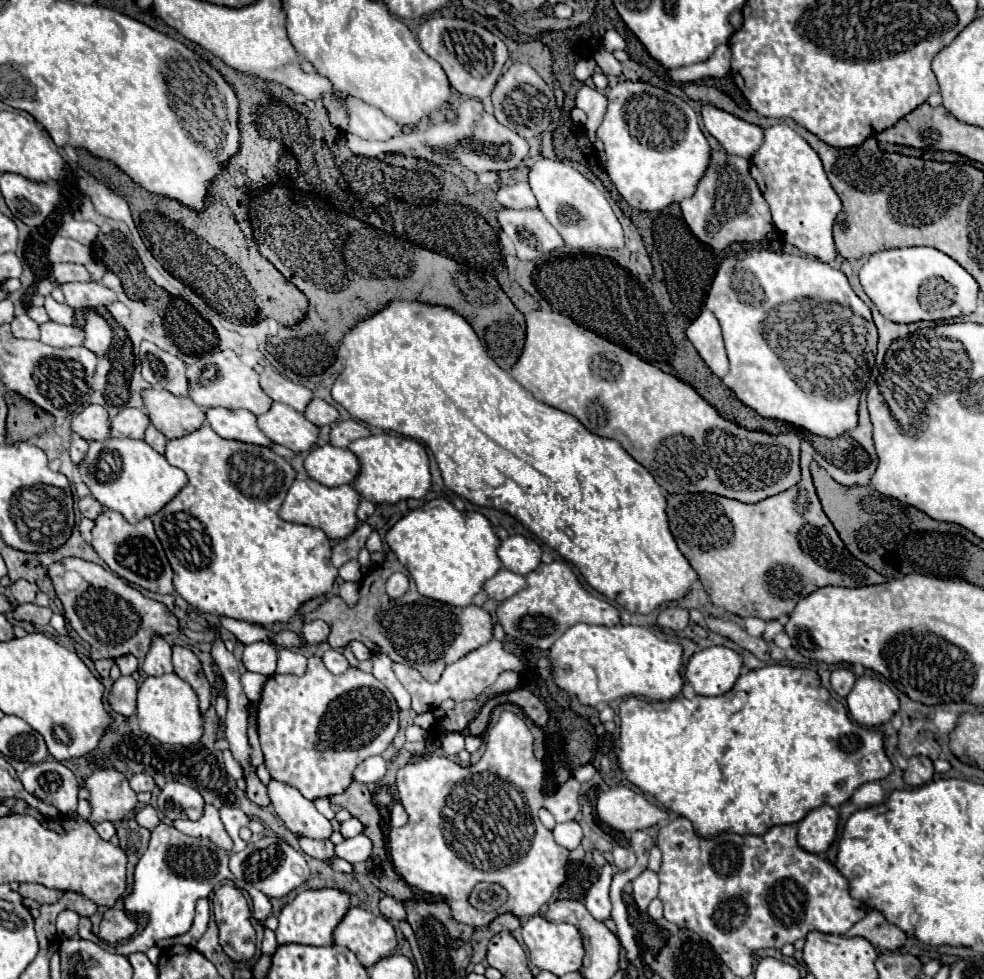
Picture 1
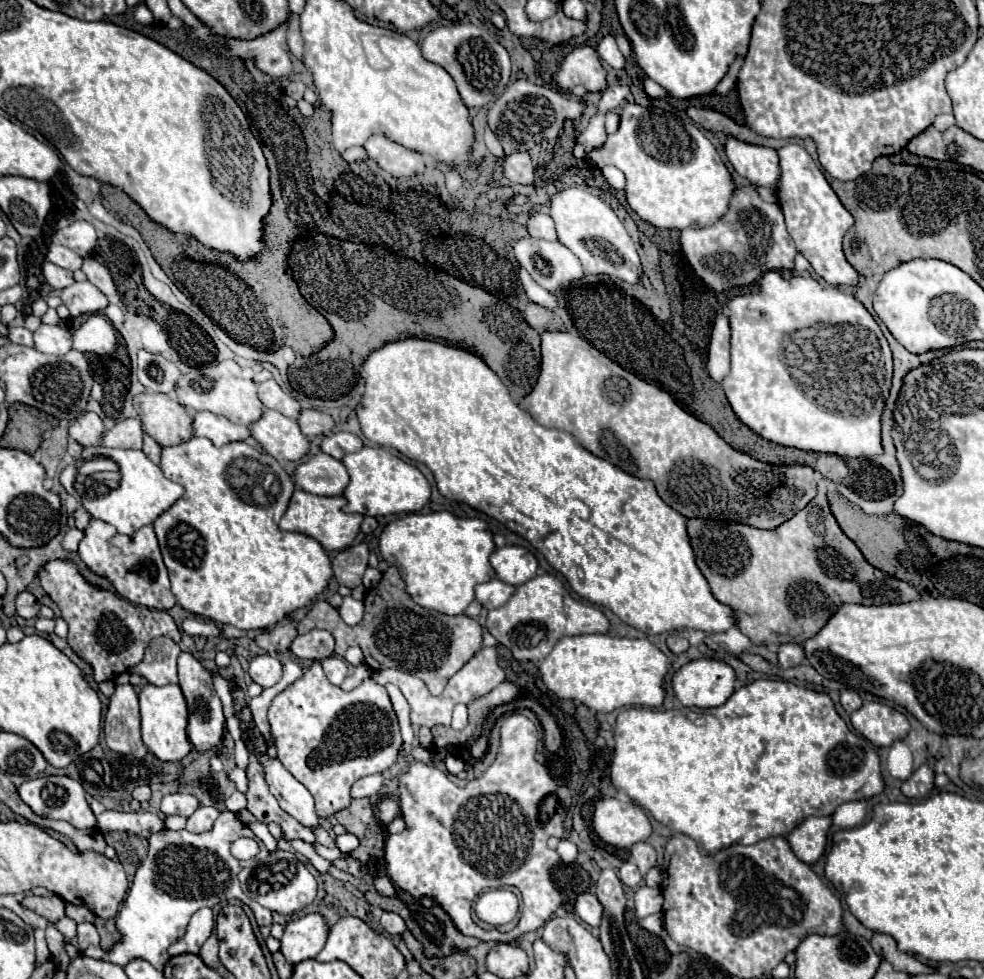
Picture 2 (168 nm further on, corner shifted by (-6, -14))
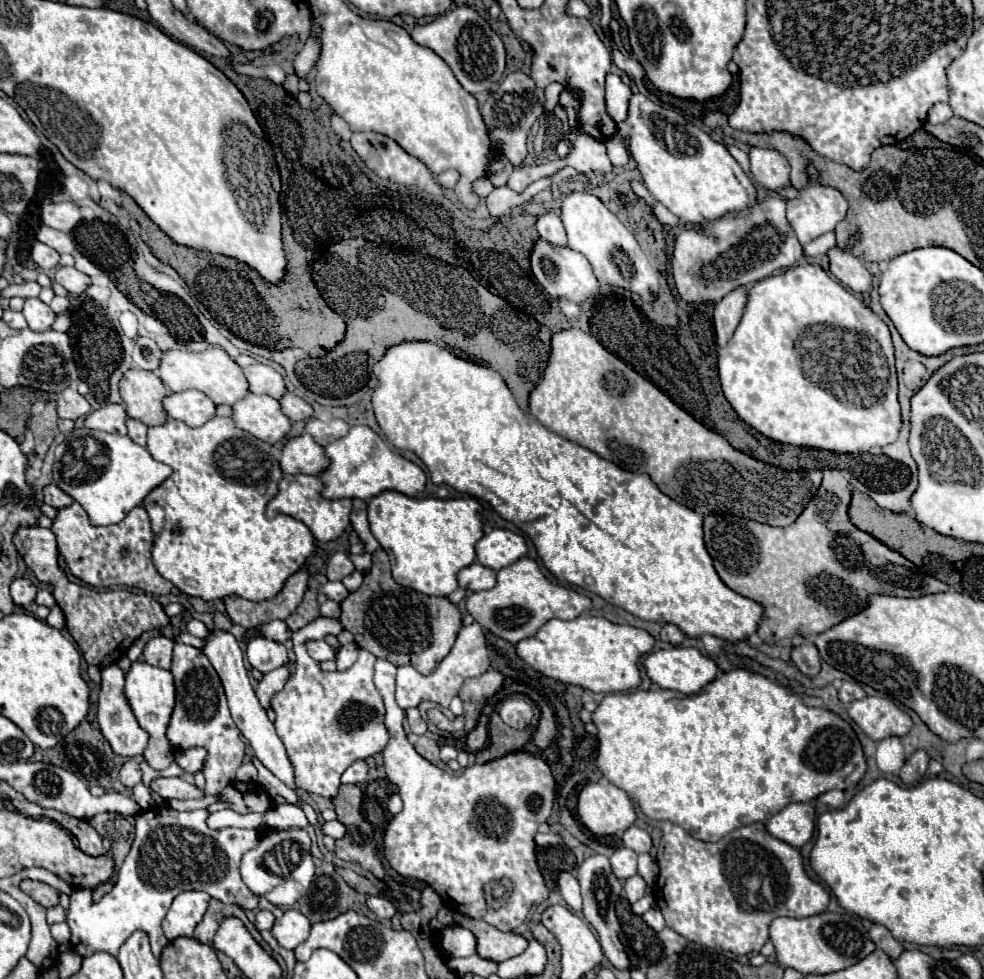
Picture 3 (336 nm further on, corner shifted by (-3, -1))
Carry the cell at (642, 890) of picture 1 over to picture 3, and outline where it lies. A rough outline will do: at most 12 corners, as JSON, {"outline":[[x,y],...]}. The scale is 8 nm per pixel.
{"outline":[[639,874],[627,878],[625,892],[633,904],[647,892]]}

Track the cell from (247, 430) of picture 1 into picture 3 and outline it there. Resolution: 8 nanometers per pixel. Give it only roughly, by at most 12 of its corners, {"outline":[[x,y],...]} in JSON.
{"outline":[[199,390],[163,398],[169,418],[203,426],[215,416],[215,404]]}

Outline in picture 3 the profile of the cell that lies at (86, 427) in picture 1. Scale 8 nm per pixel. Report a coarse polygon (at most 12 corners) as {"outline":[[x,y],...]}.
{"outline":[[75,390],[59,392],[59,418],[77,420],[89,412],[89,402]]}

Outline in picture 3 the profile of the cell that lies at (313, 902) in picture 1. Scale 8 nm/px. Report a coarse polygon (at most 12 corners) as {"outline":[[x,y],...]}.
{"outline":[[299,910],[275,920],[271,934],[285,950],[307,940],[311,922]]}

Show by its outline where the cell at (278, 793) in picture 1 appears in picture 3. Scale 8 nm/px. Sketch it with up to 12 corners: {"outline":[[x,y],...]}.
{"outline":[[209,630],[203,652],[259,762],[295,788],[233,634]]}

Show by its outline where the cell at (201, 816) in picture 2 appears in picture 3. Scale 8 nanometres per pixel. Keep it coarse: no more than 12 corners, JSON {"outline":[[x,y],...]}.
{"outline":[[173,650],[171,750],[205,748],[205,792],[235,780],[245,742],[201,650]]}

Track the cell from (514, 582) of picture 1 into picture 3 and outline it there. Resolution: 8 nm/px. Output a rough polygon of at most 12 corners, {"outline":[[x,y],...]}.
{"outline":[[473,562],[459,570],[459,586],[467,592],[495,586],[495,570]]}

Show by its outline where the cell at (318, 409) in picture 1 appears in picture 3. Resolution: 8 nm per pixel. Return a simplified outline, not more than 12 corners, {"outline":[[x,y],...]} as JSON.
{"outline":[[285,392],[279,400],[291,422],[307,420],[313,414],[303,398]]}

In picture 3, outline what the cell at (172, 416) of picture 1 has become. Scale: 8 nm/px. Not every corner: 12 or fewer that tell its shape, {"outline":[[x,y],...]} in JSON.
{"outline":[[127,370],[119,394],[129,418],[167,420],[167,388],[155,372]]}

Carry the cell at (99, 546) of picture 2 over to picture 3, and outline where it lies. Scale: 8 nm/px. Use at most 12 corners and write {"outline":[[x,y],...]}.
{"outline":[[77,502],[51,532],[69,572],[95,588],[155,596],[173,584],[151,562],[143,506],[91,526]]}

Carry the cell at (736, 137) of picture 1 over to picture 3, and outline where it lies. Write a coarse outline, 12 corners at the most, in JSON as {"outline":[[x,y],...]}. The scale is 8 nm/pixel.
{"outline":[[751,148],[751,174],[765,190],[789,188],[791,166],[777,150]]}

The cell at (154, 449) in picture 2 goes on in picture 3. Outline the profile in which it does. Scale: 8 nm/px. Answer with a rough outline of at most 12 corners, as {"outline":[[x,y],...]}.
{"outline":[[127,418],[129,438],[145,446],[147,426],[139,420]]}

